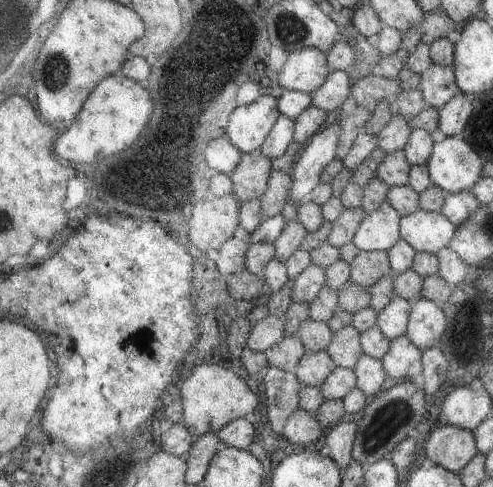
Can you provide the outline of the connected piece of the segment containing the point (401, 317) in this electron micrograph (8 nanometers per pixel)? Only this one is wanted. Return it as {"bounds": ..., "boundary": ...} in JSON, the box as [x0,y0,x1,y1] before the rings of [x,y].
{"bounds":[374,296,411,340],"boundary":[[[393,296],[391,302],[387,306],[383,306],[383,310],[376,313],[374,326],[379,329],[383,336],[393,340],[404,334],[410,308],[411,305],[407,300]]]}

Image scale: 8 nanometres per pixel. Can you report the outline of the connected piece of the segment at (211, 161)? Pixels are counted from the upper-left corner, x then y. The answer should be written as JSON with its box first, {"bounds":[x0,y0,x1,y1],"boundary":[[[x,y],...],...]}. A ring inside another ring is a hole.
{"bounds":[204,136,243,174],"boundary":[[[222,136],[211,139],[204,148],[204,162],[217,173],[229,174],[241,160],[243,152],[231,146]]]}

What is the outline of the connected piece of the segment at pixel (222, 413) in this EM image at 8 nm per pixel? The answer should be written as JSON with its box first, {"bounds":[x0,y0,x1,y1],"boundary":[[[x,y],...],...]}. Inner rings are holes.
{"bounds":[177,364,258,437],"boundary":[[[217,364],[195,366],[191,374],[181,382],[177,397],[182,410],[181,423],[194,437],[206,432],[214,433],[228,422],[247,416],[258,406],[257,393],[252,392],[233,371]]]}

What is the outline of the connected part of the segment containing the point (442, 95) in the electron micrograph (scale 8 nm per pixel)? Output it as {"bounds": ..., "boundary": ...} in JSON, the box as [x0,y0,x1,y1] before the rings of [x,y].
{"bounds":[419,63,458,108],"boundary":[[[431,63],[420,72],[419,89],[426,107],[441,108],[458,93],[454,83],[453,67]]]}

